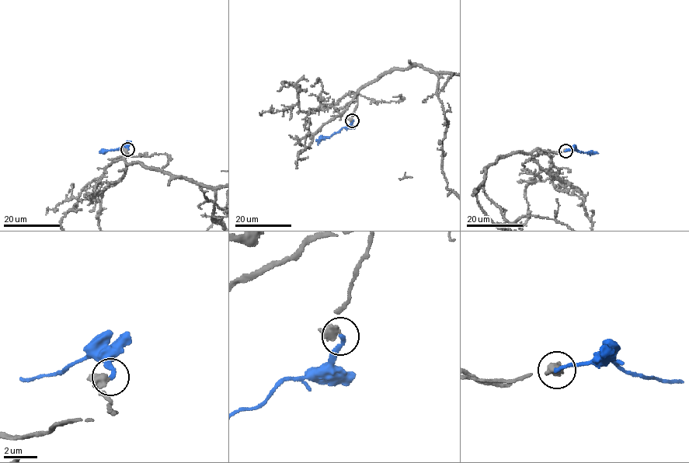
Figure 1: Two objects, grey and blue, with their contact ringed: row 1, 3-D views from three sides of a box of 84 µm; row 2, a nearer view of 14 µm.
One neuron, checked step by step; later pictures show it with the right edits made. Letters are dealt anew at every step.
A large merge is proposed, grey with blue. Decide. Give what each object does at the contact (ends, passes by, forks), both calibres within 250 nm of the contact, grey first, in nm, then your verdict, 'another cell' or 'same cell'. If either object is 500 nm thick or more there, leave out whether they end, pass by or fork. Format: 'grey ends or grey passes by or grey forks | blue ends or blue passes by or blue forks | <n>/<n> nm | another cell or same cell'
550/240 nm | another cell

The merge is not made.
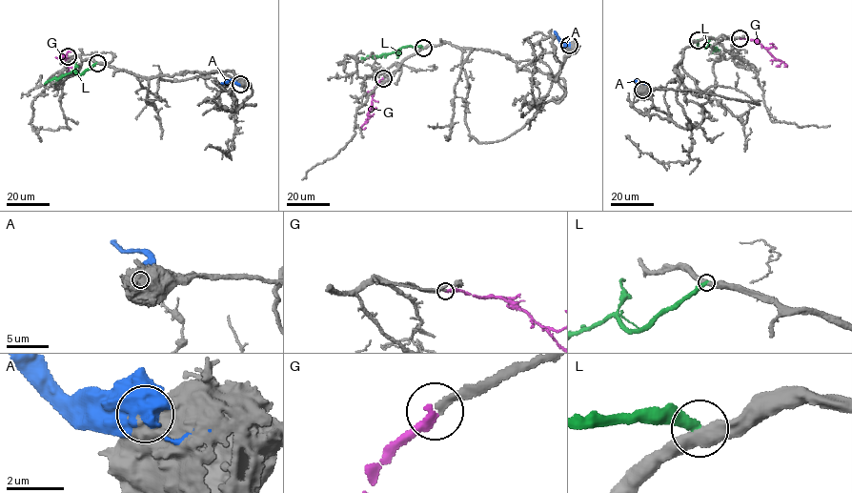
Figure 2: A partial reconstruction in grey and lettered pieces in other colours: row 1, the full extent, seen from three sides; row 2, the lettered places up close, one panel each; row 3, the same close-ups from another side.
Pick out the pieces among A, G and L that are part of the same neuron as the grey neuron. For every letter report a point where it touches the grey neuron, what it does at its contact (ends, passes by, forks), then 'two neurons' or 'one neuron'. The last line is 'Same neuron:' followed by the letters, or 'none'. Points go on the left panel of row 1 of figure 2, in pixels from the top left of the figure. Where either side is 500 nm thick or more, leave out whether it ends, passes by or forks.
A: (240, 84) | two neurons
G: (68, 56) | it ends | one neuron
L: (97, 63) | it ends | two neurons
Same neuron: G

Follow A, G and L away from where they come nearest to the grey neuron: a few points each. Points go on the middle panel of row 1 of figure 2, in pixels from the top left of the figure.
A: (569, 45), (562, 43), (554, 30)
G: (383, 78), (375, 87), (368, 117), (361, 126), (365, 128)
L: (423, 47), (409, 46), (387, 54), (361, 58)

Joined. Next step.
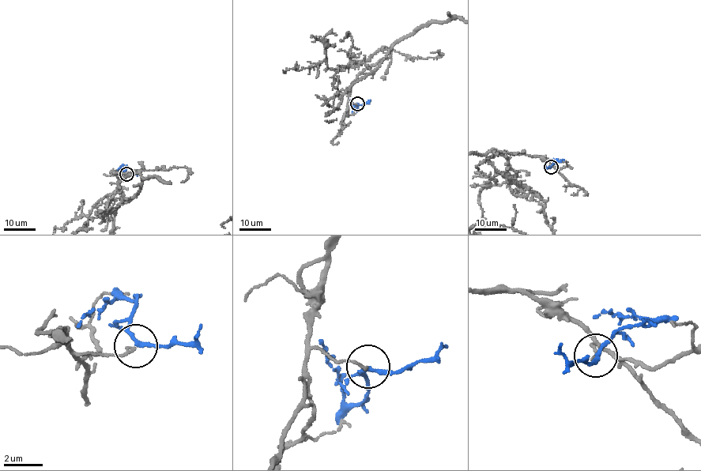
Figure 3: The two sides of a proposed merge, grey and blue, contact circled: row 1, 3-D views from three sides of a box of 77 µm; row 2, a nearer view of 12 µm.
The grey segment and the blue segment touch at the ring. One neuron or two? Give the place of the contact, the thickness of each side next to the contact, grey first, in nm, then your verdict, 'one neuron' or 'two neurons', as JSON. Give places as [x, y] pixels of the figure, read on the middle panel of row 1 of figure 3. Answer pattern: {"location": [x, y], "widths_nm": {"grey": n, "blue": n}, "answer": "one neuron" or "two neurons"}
{"location": [357, 103], "widths_nm": {"grey": 140, "blue": 180}, "answer": "two neurons"}

